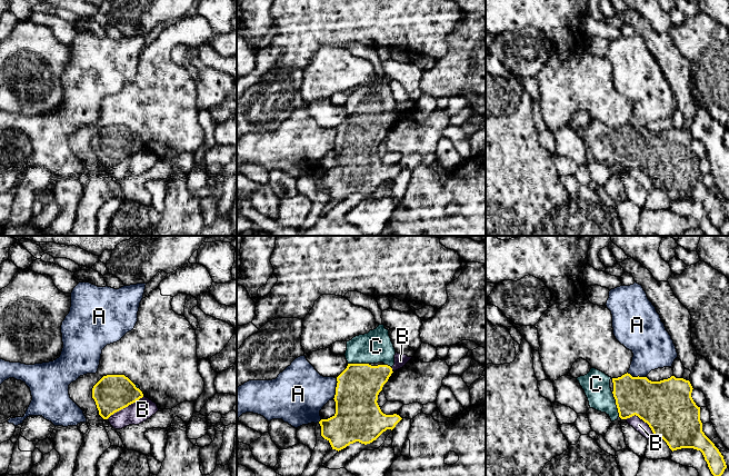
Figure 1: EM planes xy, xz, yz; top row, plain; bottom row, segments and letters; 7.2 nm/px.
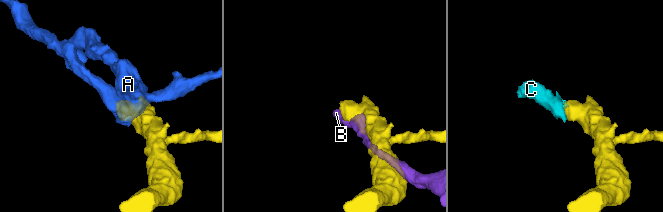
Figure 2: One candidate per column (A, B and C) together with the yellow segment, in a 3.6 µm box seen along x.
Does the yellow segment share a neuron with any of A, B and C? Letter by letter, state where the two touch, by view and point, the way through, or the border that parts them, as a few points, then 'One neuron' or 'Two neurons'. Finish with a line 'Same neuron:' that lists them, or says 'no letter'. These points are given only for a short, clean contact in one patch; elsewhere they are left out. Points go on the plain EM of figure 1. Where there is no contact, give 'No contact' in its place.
A: Touches yellow at xz (336, 139). Boundary: xz (337, 129), (332, 149). Two neurons
B: Touches yellow at xy (125, 158). Two neurons
C: Touches yellow at yz (616, 155). Path across: yz (650, 151), (626, 151), (616, 155), (596, 135). One neuron
Same neuron: C

